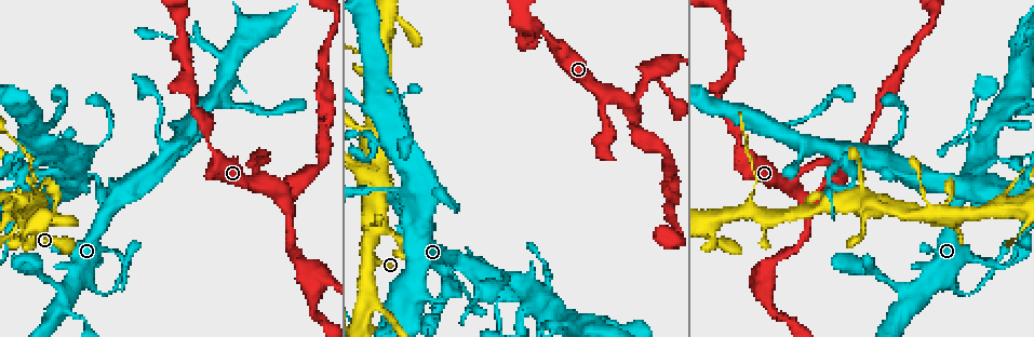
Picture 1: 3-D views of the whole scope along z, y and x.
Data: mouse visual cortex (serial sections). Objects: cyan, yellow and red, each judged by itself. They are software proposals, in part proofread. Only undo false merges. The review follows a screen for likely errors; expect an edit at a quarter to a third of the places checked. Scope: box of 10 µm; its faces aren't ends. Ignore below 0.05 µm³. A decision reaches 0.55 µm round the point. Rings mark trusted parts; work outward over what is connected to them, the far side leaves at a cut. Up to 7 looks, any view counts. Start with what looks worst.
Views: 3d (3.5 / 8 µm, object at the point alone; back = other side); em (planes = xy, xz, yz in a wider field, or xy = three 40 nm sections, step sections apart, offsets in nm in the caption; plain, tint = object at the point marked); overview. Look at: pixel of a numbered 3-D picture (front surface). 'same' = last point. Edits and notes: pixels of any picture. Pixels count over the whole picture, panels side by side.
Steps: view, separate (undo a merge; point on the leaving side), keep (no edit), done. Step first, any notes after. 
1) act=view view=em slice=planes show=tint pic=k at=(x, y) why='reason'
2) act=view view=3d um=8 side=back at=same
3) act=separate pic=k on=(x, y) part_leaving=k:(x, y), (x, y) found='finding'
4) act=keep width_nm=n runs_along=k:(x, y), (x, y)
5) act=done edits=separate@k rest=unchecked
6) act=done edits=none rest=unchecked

act=view view=3d um=8 side=back pic=1 at=(32, 197)

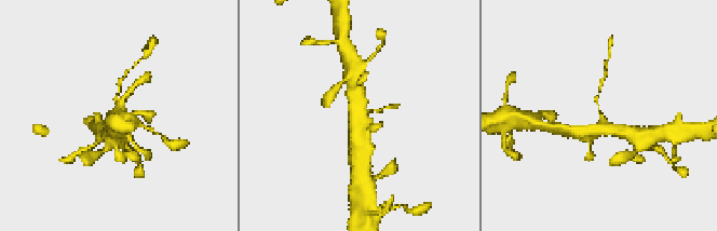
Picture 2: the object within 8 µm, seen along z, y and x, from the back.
act=view view=3d um=3.5 at=same why='zoom in'

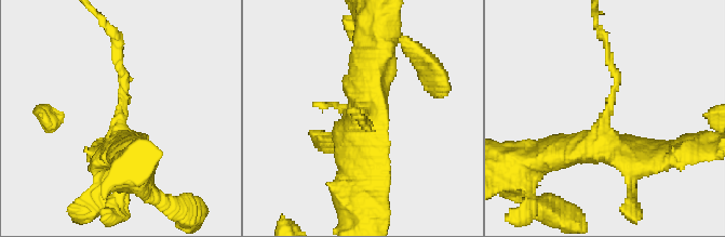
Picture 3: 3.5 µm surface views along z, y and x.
act=keep arms=3 arm_widths_nm=100,400,450 runs_along=3:(642, 154), (603, 140), (617, 83), (606, 43) found='continuous, no second cell'

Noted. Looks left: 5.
act=view view=3d um=3.5 pic=1 at=(635, 112) why='small branch off a trunk'

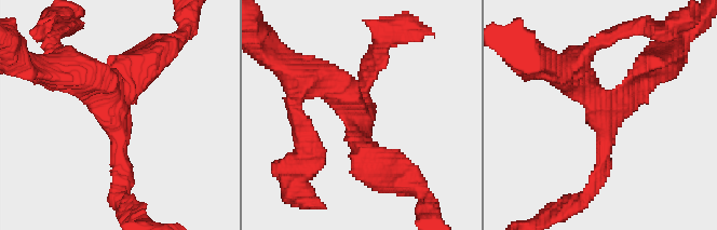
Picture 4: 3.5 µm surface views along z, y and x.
act=view view=em slice=xy step=3 show=tint pic=4 at=(113, 114) why='now the EM'

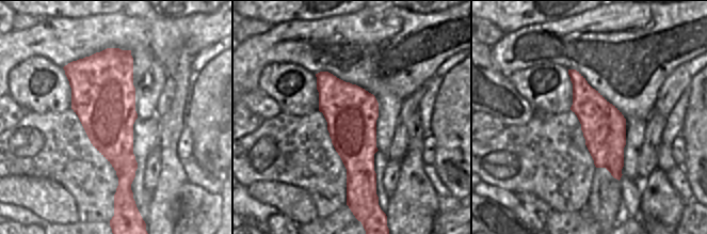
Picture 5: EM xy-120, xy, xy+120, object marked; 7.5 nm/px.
act=keep runs_along=4:(316, 76), (342, 92), (386, 159) found='one cell here'

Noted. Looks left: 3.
act=view view=3d um=3.5 pic=1 at=(164, 166) why='thick turns thin'

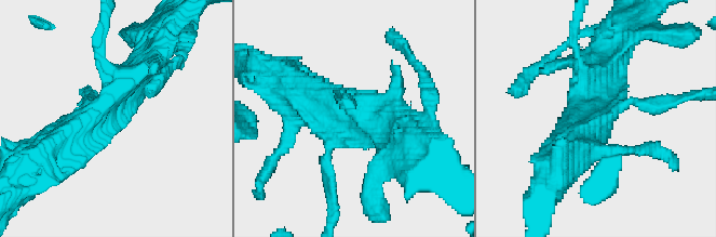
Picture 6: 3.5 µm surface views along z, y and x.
act=view view=em slice=xy step=1 show=tint pic=6 at=(109, 110) arms=4 arm_widths_nm=150,200,400,600

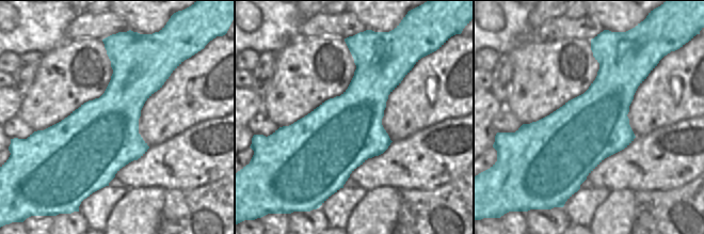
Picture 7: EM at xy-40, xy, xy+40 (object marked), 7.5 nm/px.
act=keep runs_along=6:(52, 148), (98, 122), (151, 55) found='all the same cell'

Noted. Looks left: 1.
act=done edits=none rest=unchecked

